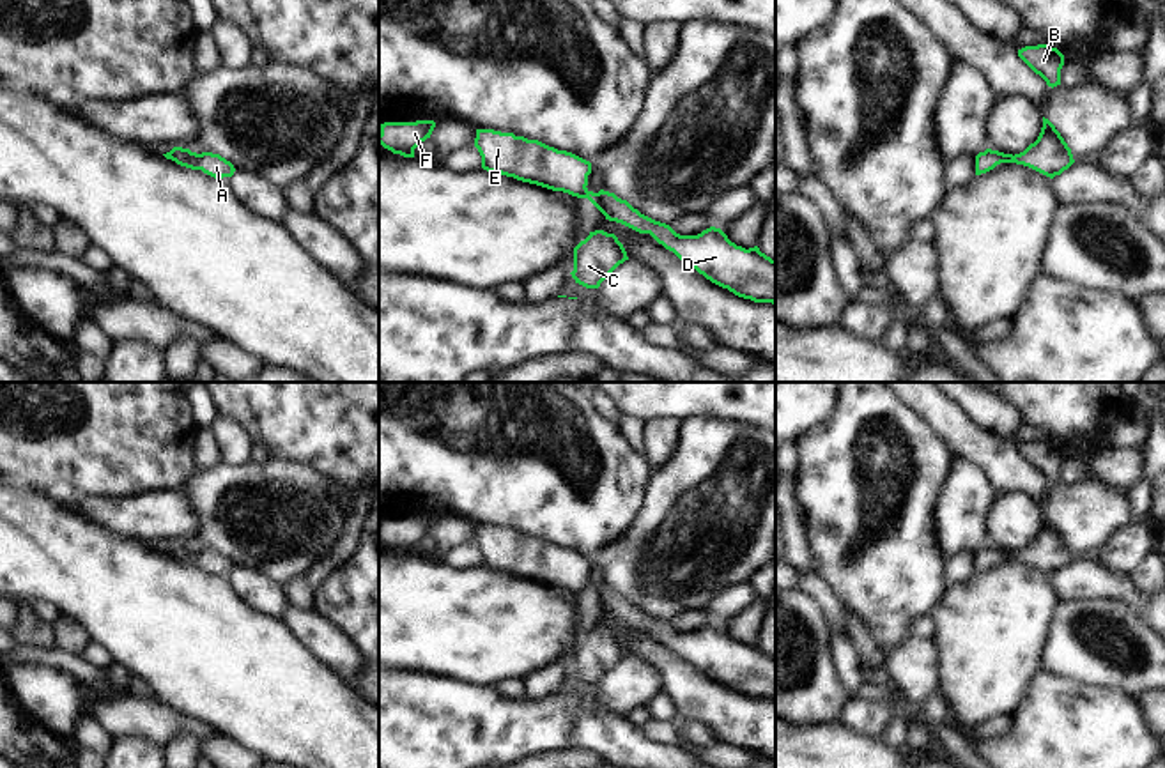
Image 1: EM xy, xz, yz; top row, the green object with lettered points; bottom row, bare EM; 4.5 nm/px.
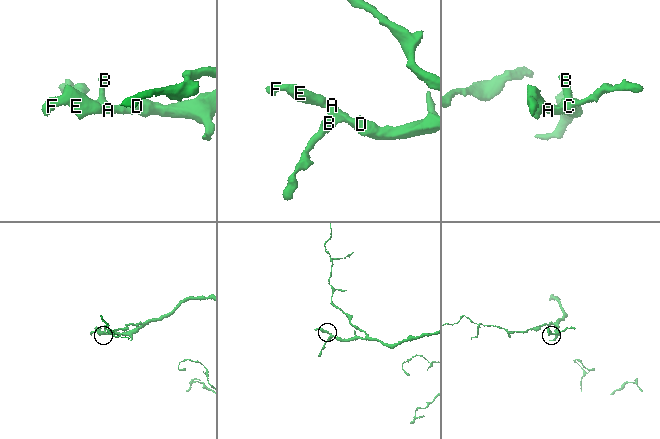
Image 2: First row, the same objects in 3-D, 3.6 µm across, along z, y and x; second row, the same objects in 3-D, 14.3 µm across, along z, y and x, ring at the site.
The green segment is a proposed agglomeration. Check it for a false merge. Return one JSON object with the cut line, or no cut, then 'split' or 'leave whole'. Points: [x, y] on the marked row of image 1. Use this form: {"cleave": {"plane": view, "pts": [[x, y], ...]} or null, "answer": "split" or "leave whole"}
{"cleave": null, "answer": "leave whole"}

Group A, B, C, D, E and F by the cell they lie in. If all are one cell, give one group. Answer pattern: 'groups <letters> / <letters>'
groups A B C D E F

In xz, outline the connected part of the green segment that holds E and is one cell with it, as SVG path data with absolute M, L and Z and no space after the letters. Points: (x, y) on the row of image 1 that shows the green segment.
M476 129L474 147L482 156L483 170L588 198L606 219L639 234L650 234L712 283L738 297L775 304L775 260L761 253L758 246L749 250L737 246L715 227L698 235L680 235L669 225L641 214L614 193L590 191L586 186L591 163L538 140L494 129Z

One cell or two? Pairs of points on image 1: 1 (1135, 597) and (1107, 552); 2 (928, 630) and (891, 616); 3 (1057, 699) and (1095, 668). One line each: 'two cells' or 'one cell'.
1: two cells
2: two cells
3: two cells

